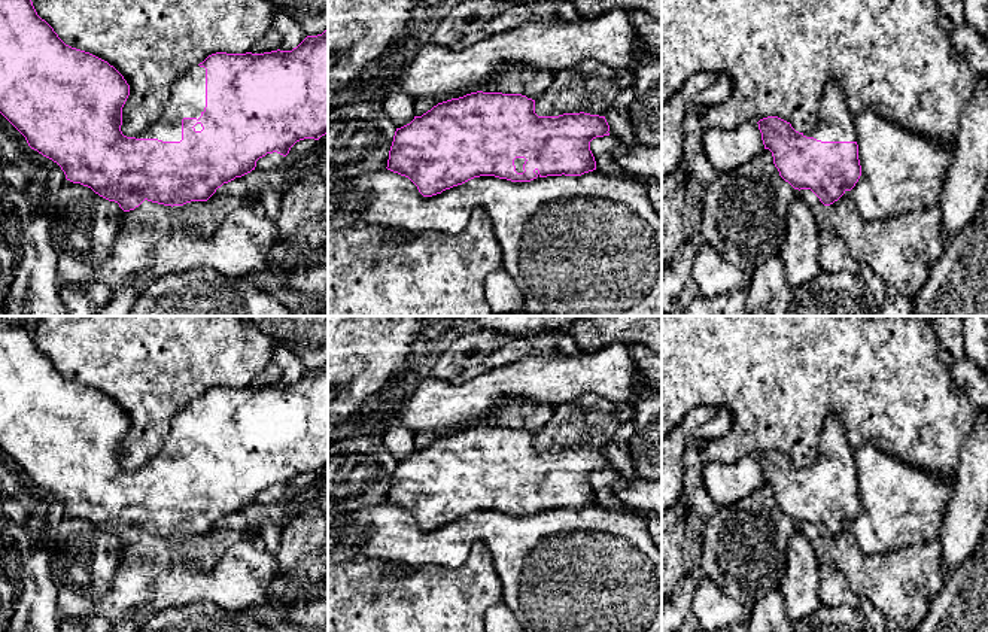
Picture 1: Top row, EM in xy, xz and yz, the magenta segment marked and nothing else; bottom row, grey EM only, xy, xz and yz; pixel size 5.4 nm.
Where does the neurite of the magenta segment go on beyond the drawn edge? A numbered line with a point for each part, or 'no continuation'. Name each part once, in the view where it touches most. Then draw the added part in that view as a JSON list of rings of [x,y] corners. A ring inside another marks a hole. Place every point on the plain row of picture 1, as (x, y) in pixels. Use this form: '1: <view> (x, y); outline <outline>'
1: xy (188, 427); outline [[[191,401],[171,419],[167,443],[158,455],[134,470],[136,473],[182,474],[182,453],[200,452],[206,441],[206,402]]]

